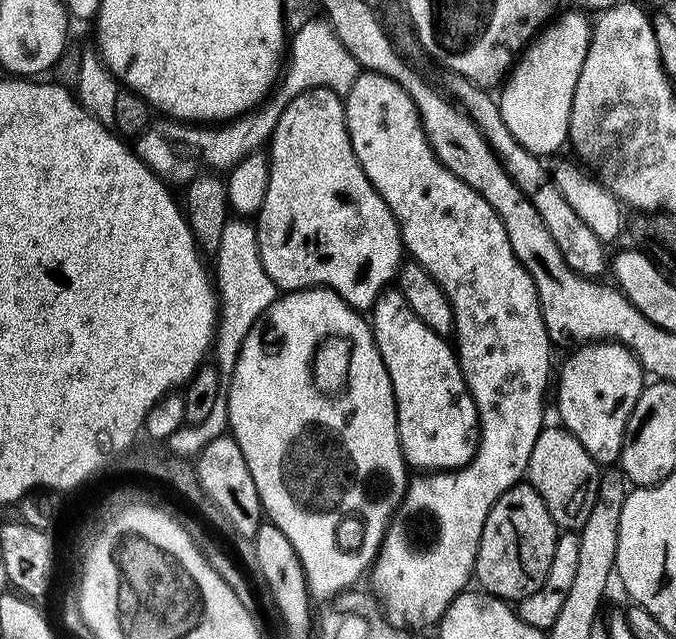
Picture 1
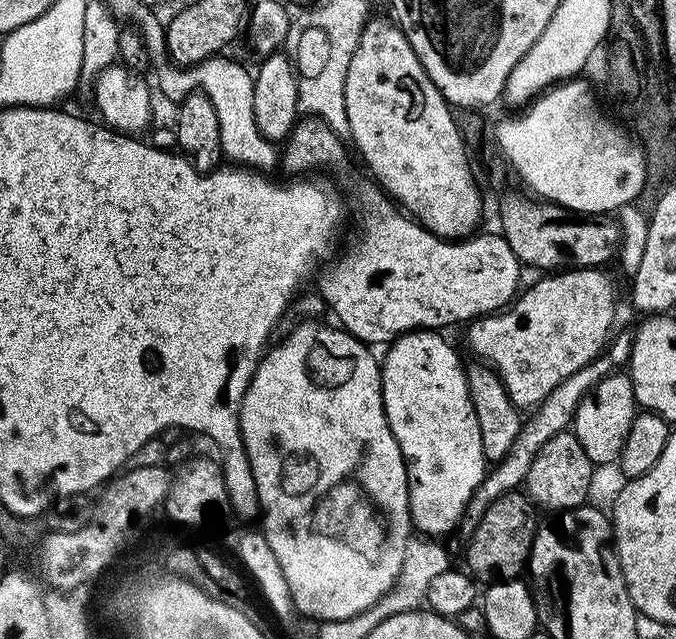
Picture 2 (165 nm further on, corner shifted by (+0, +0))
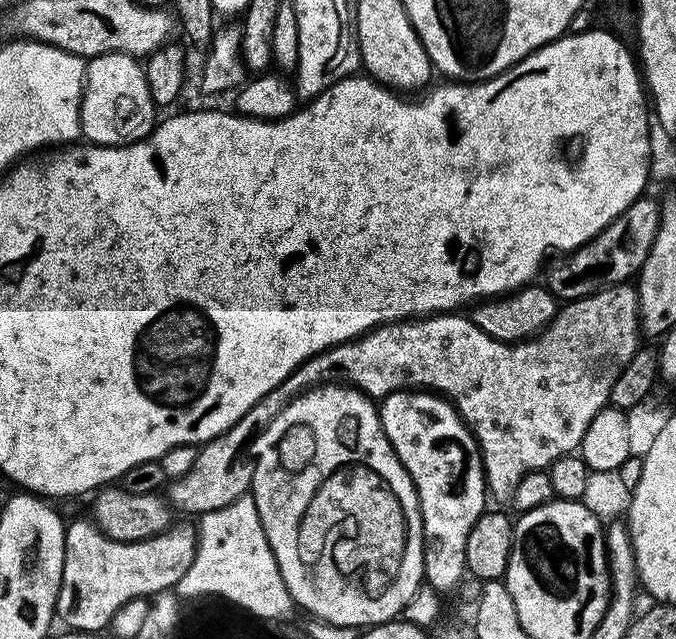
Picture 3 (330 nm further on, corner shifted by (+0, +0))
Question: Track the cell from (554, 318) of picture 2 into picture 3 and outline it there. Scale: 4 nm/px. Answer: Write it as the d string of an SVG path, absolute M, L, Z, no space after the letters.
M625 282L616 284L612 288L603 288L601 292L590 294L586 298L578 298L577 300L569 300L557 311L556 316L542 331L531 336L528 340L519 340L517 344L507 344L498 338L490 338L490 334L486 334L472 321L467 315L457 314L456 312L441 312L431 316L422 316L410 320L395 320L392 324L379 324L376 328L372 328L369 332L362 336L356 337L354 340L347 340L341 344L336 344L332 348L328 348L324 352L318 353L317 356L312 356L305 364L300 365L287 376L285 380L278 386L274 386L274 390L270 390L270 394L266 394L254 406L250 406L250 410L246 410L246 414L242 414L242 418L238 418L238 422L234 422L234 426L230 426L230 430L226 430L222 435L215 436L214 439L208 441L199 449L197 460L186 474L181 477L173 479L168 485L168 492L166 491L166 499L173 509L179 513L189 512L193 518L199 518L204 513L212 510L219 510L224 506L228 506L238 498L242 498L250 492L252 487L252 475L254 474L254 466L256 465L253 448L254 441L257 440L266 430L266 426L270 426L270 422L277 416L284 407L292 401L296 396L301 396L302 393L308 391L309 388L318 388L321 384L343 384L350 388L356 388L359 392L363 392L365 396L371 398L373 401L379 402L385 396L394 394L395 392L402 392L405 390L431 390L444 397L445 400L451 400L456 411L460 413L460 417L464 419L465 424L472 432L473 438L476 439L476 444L480 447L480 461L484 463L484 478L486 481L486 492L489 497L492 496L496 500L504 500L504 502L511 501L512 495L515 493L515 488L518 486L520 480L528 472L538 471L540 469L547 470L552 467L552 463L559 458L559 456L573 455L579 449L582 438L586 434L586 430L590 426L590 422L594 418L594 414L598 414L605 408L611 398L611 387L614 382L618 380L618 376L622 374L623 368L627 363L634 358L637 352L638 345L642 339L640 307L638 306L638 298L636 297L635 287L631 283Z

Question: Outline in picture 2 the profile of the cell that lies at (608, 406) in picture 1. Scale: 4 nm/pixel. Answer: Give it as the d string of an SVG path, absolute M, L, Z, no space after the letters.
M605 376L604 381L578 406L574 421L578 442L582 442L582 450L586 450L586 458L590 458L592 465L614 464L619 461L626 434L630 434L632 420L637 415L638 405L630 376Z

